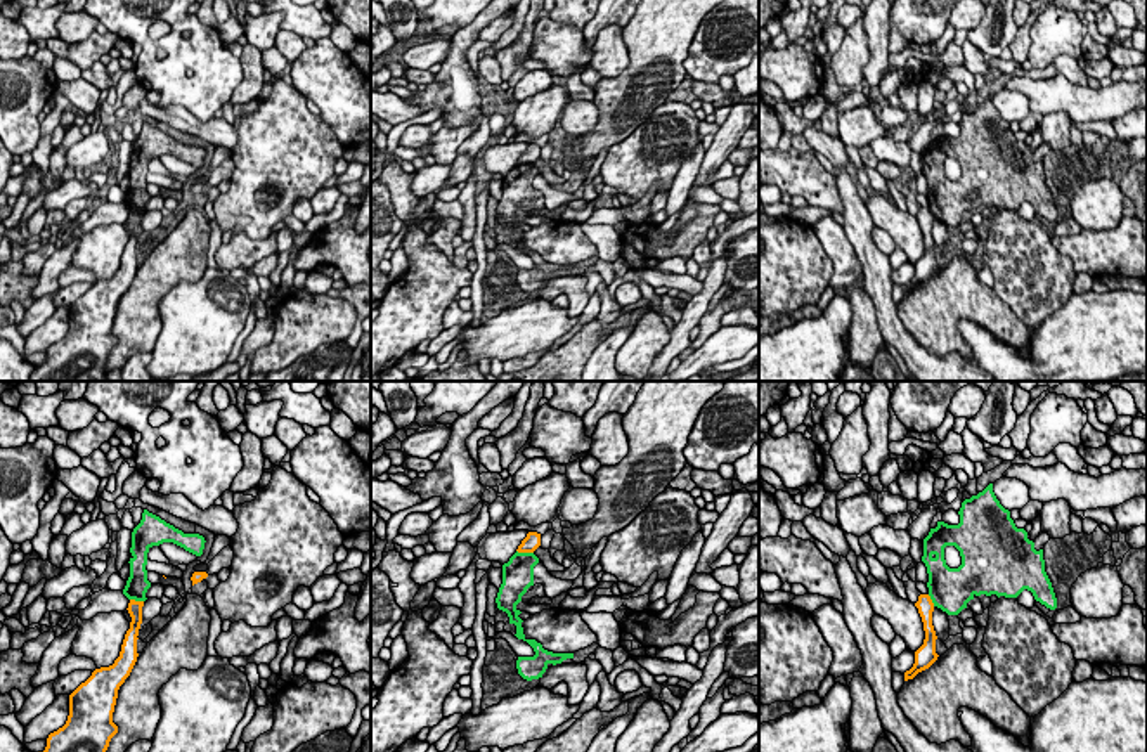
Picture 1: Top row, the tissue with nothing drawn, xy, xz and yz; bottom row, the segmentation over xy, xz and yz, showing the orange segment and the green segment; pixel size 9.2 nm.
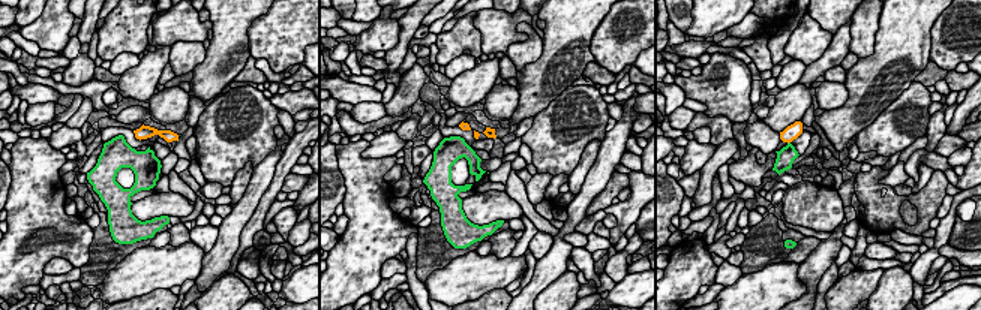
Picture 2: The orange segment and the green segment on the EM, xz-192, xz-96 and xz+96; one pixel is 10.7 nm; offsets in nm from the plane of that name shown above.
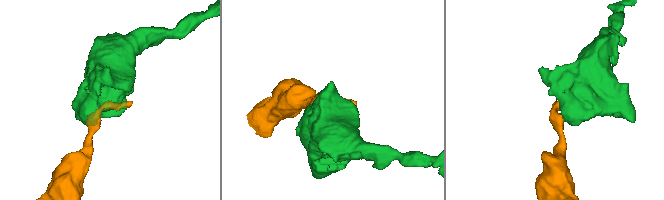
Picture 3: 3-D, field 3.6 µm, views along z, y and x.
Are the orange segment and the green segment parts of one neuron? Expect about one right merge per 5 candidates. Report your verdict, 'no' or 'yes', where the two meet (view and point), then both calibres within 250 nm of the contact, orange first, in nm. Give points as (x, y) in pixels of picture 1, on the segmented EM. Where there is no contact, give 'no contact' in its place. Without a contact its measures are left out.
no; meets orange in xz at (525, 551); 160 nm thick on the orange side, 280 nm on the other

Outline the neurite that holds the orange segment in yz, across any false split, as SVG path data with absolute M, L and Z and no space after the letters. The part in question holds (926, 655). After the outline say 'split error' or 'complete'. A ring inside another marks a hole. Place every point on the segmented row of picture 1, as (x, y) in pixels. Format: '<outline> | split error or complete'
M920 594L915 603L923 622L925 639L923 645L915 652L915 664L910 671L904 672L904 681L913 679L918 672L929 669L936 660L936 631L932 626L934 603L929 594Z | complete

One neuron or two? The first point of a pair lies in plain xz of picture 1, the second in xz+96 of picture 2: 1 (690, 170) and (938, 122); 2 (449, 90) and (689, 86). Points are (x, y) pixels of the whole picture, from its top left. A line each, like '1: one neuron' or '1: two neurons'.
1: one neuron
2: one neuron

